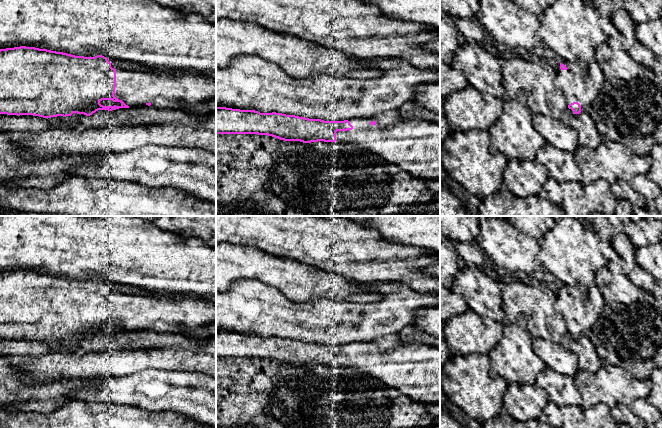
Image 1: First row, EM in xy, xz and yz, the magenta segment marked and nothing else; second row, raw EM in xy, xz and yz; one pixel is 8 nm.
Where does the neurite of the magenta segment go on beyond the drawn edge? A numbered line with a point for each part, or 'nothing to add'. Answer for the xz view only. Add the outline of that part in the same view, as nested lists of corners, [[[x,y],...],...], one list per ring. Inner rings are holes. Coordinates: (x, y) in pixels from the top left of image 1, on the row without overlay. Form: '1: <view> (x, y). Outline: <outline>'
1: xz (413, 369). Outline: [[[397,334],[348,344],[352,354],[337,355],[336,367],[371,375],[413,401],[440,405],[440,348],[406,343]]]

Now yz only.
1: yz (583, 311). Outline: [[[566,284],[560,285],[556,293],[555,308],[565,319],[567,328],[578,326],[581,335],[589,338],[605,304],[596,284],[590,286],[586,296],[578,288]]]

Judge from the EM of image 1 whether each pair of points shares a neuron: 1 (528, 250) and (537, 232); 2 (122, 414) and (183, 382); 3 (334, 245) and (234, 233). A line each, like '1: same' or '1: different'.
1: different
2: different
3: same

